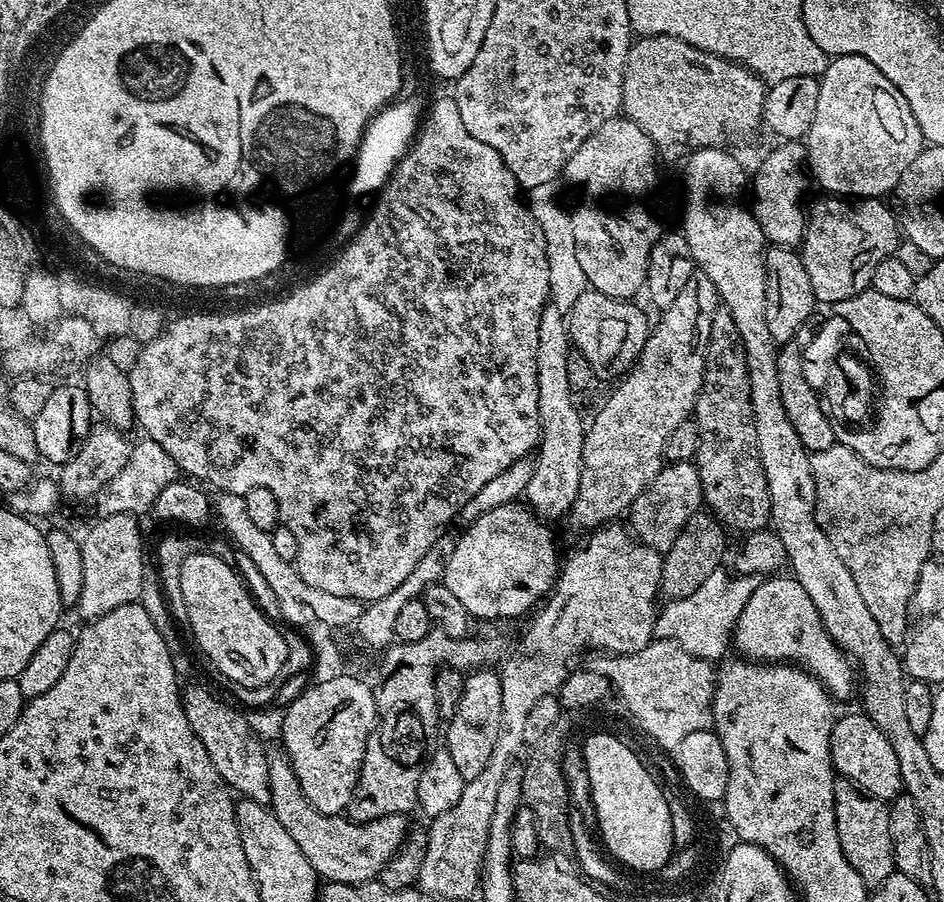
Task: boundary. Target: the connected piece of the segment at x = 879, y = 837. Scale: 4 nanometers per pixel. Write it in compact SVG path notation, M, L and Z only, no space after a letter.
M837 778L834 782L834 818L842 854L846 854L846 862L858 870L858 878L869 886L882 883L896 871L888 810L889 805L885 801L865 794L852 781Z

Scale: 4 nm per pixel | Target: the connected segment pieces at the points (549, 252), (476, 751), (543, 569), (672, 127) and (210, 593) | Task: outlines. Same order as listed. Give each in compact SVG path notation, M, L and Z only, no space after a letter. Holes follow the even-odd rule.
M551 180L542 182L542 186L527 189L526 203L544 235L550 303L566 314L570 310L570 306L574 306L574 298L578 298L578 294L584 292L588 279L586 274L582 274L582 265L578 263L578 249L574 247L572 217L569 209L567 207L564 209L556 201L556 187L558 187L557 181Z
M476 670L464 681L464 692L454 710L454 718L447 721L448 741L446 747L450 758L462 770L464 777L478 774L490 758L496 741L496 729L502 718L502 686L500 673L496 670ZM492 671L492 672L488 672Z
M513 502L494 506L494 510L479 516L473 524L463 529L460 537L455 537L442 582L446 590L450 590L462 606L466 606L469 617L504 620L507 616L518 616L522 612L531 613L551 593L561 571L562 560L556 557L556 540L546 525L530 507Z
M672 35L643 36L635 39L627 52L622 76L623 115L650 138L657 153L668 160L683 161L688 153L700 148L731 145L731 140L744 140L762 128L766 85L748 68L690 46Z
M189 551L186 562L182 562L180 581L183 615L188 616L192 636L225 681L234 678L244 680L244 684L260 684L260 680L268 680L276 668L280 669L280 660L284 660L284 644L280 644L283 632L276 636L281 629L264 617L239 574L222 557Z

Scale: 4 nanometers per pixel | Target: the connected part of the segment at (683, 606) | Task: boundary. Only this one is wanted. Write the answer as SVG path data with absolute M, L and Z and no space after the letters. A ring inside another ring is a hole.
M725 567L714 570L686 598L667 601L657 613L654 634L660 638L674 638L687 652L692 652L696 657L704 659L718 660L726 650L735 631L737 619L745 609L746 602L749 601L750 594L762 586L766 578L765 573L755 572L746 575L739 573L732 578ZM720 657L720 658L718 658Z

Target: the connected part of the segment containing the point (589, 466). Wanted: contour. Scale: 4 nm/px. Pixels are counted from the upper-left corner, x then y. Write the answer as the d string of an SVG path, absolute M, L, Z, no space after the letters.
M699 270L682 286L678 298L659 313L660 321L651 325L648 341L636 366L619 381L620 384L608 396L608 401L596 412L592 425L584 434L581 458L581 481L574 498L570 519L583 530L595 530L617 518L623 517L632 504L654 482L654 478L666 463L666 449L672 431L693 415L700 386L704 381L704 362L708 355L708 339L712 337L712 323L718 315L720 295L714 290L714 282Z

